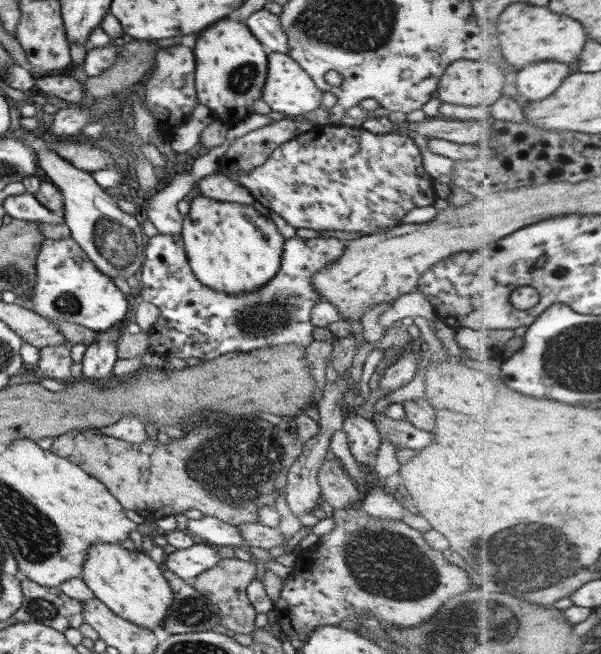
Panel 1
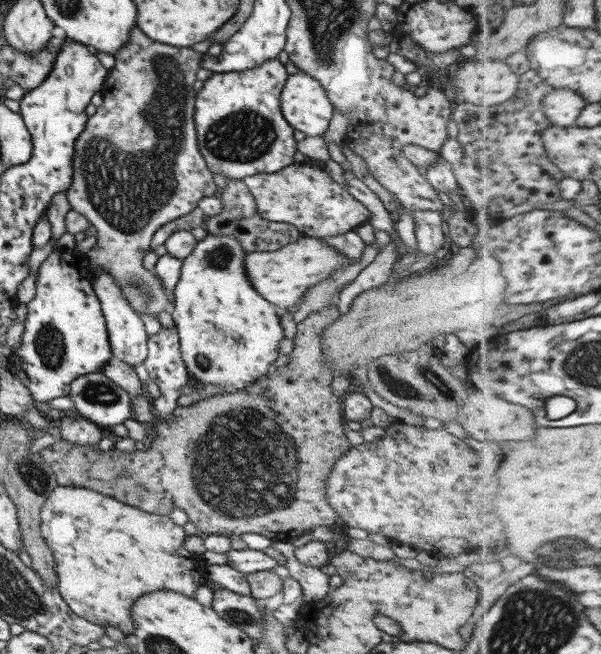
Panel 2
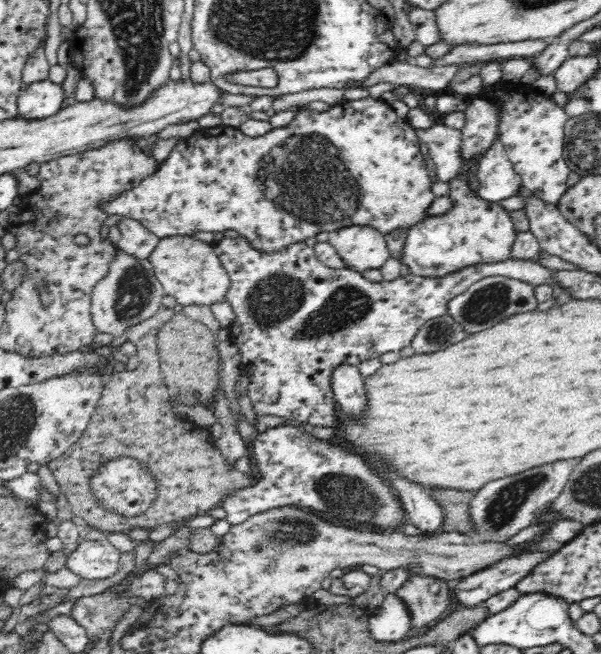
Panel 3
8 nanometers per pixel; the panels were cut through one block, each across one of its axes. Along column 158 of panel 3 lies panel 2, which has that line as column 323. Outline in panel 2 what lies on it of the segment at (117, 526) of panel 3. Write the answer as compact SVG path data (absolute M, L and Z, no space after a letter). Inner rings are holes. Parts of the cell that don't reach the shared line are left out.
M334 302L324 312L316 312L298 323L298 333L293 338L296 346L286 366L273 369L239 391L218 393L196 399L189 406L177 406L172 420L158 418L149 426L156 436L146 450L104 451L98 445L78 446L58 439L40 454L54 471L59 485L91 488L150 514L169 515L173 508L182 508L203 537L256 533L273 541L286 541L317 526L329 527L336 522L338 513L328 502L325 484L336 461L351 447L346 438L342 398L332 393L333 373L322 353L321 333L338 317L340 310Z

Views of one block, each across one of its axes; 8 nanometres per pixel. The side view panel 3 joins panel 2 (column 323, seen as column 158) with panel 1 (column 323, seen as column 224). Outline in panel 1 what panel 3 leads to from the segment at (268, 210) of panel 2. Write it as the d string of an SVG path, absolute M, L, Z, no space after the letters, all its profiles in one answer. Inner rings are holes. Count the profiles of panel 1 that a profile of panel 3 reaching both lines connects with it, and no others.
M315 125L313 129L279 144L260 166L241 175L228 176L245 186L256 201L279 214L295 229L344 230L366 236L380 232L382 228L400 225L402 218L414 208L434 205L438 198L434 179L426 172L420 152L414 139L408 135L376 134L362 126Z

